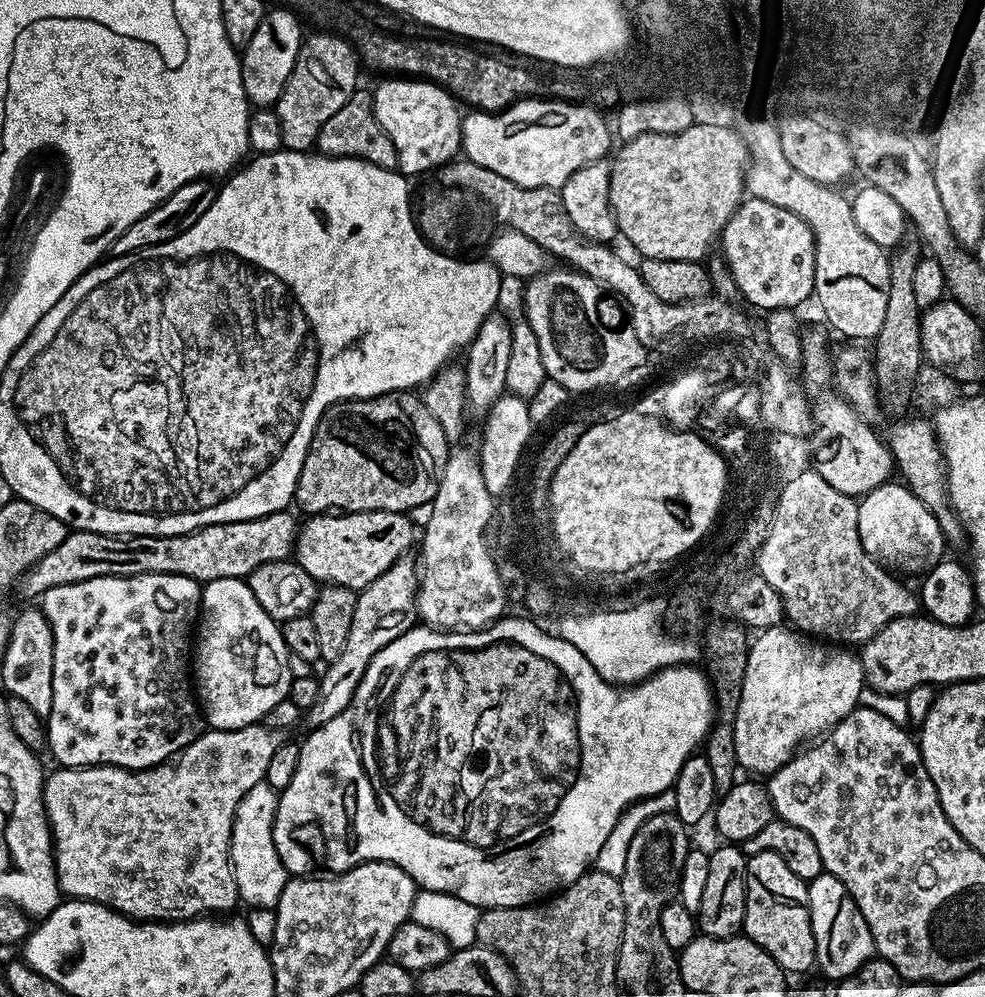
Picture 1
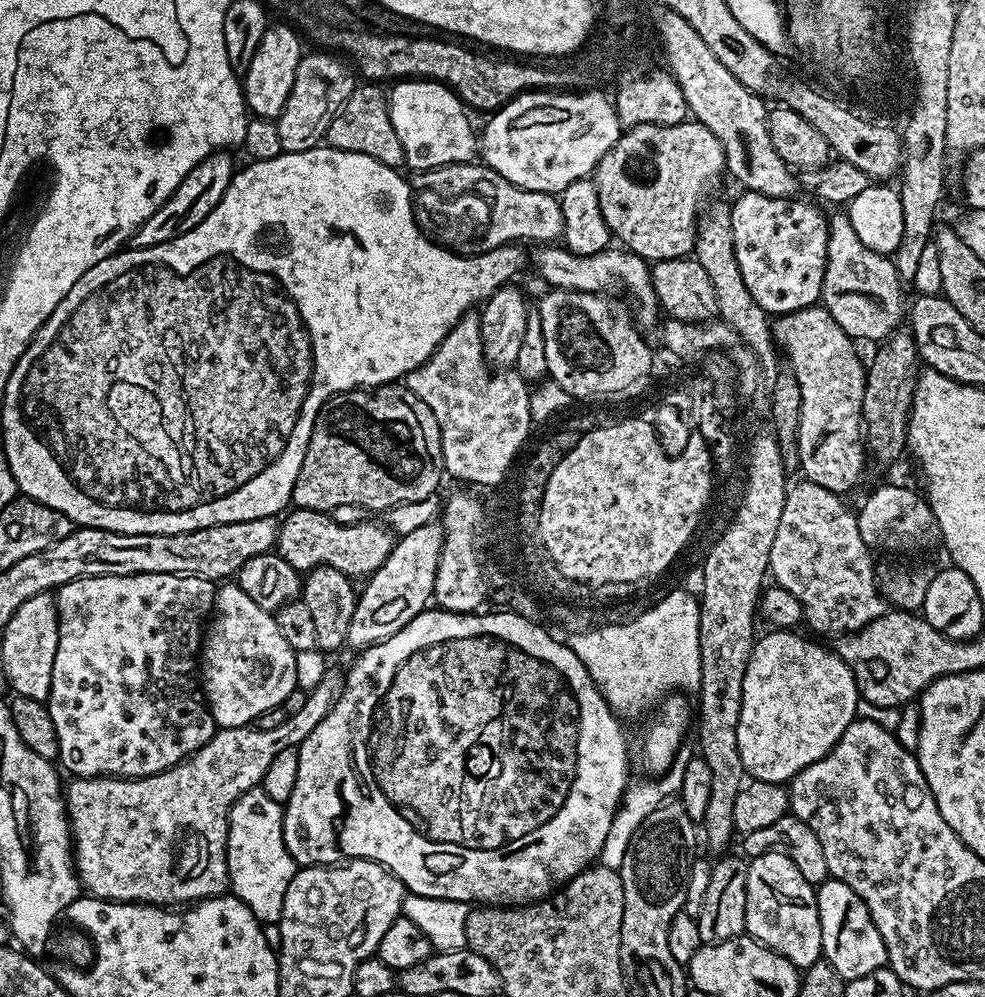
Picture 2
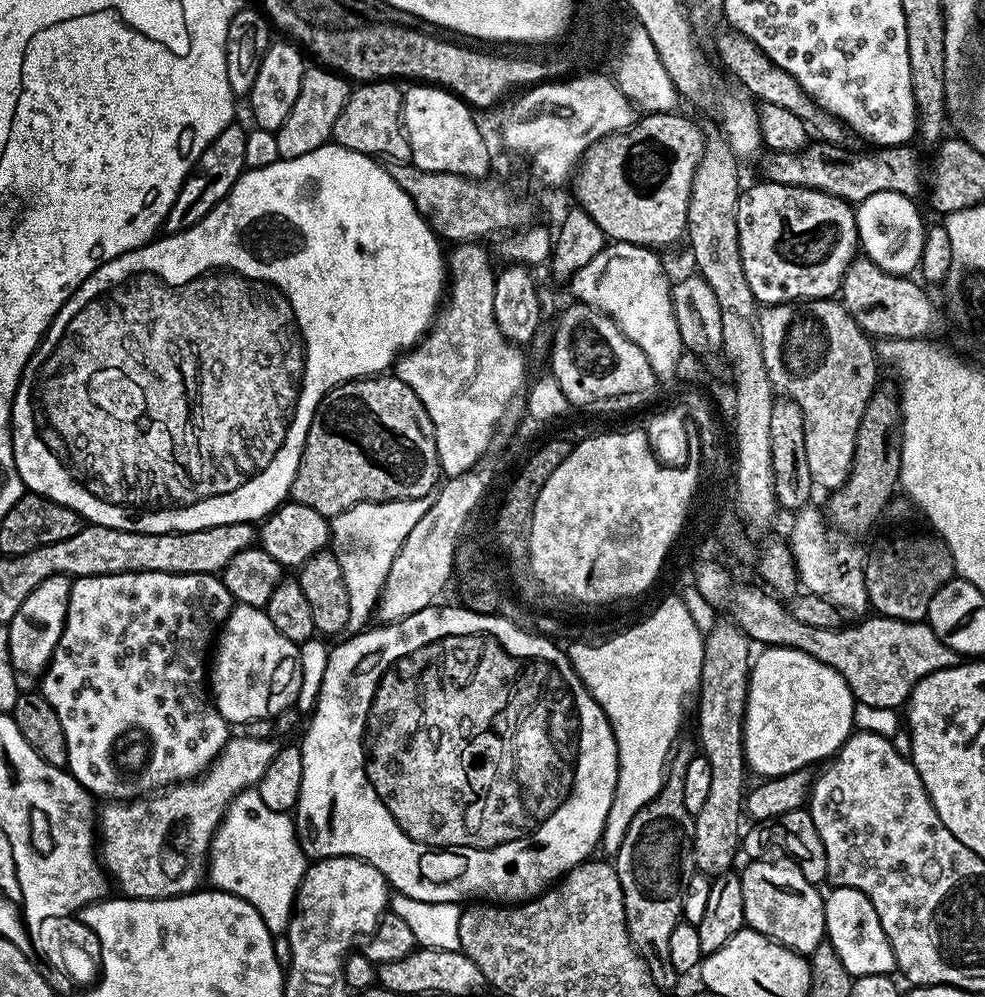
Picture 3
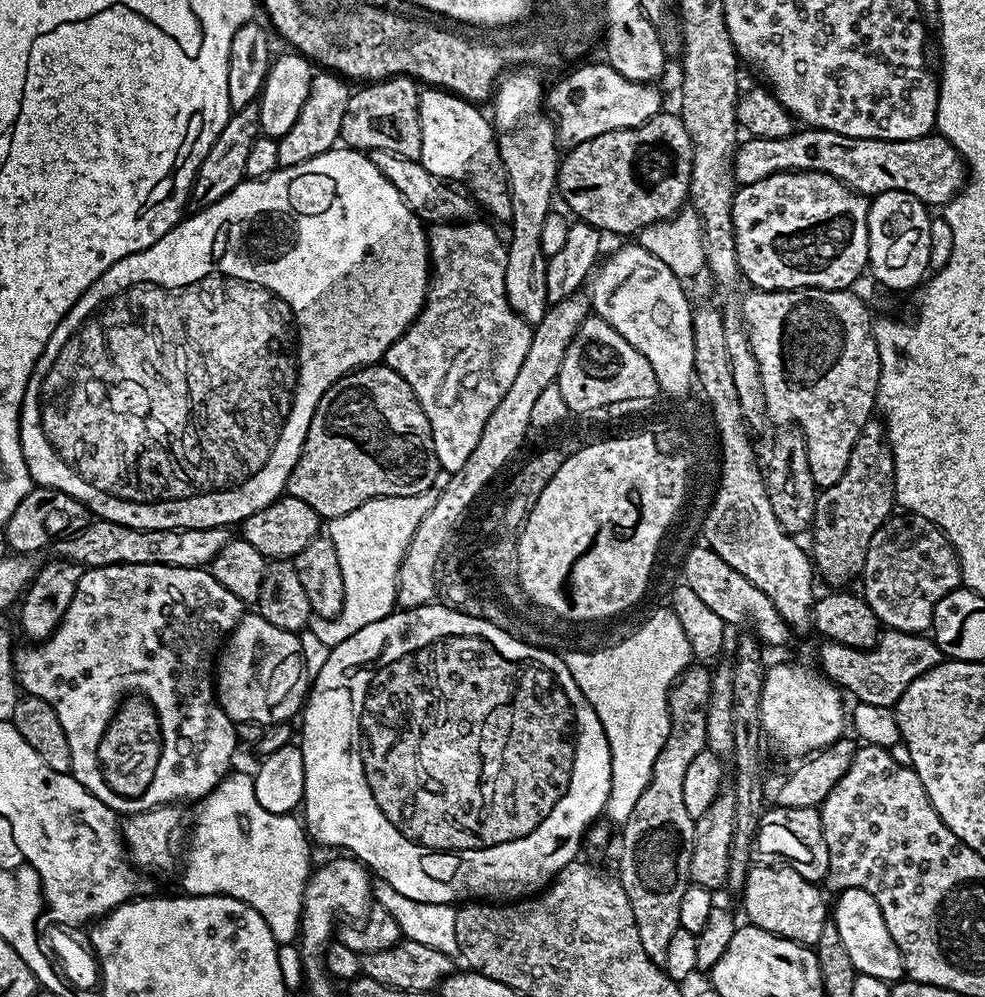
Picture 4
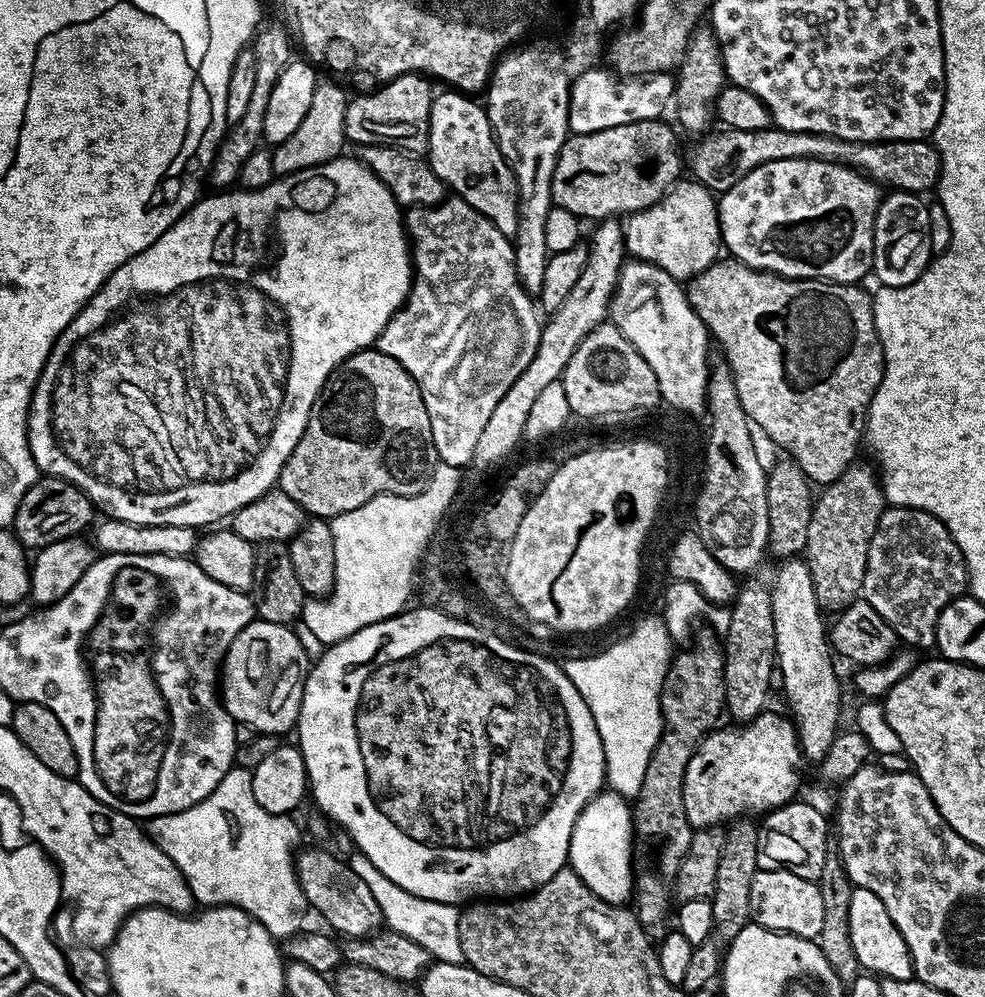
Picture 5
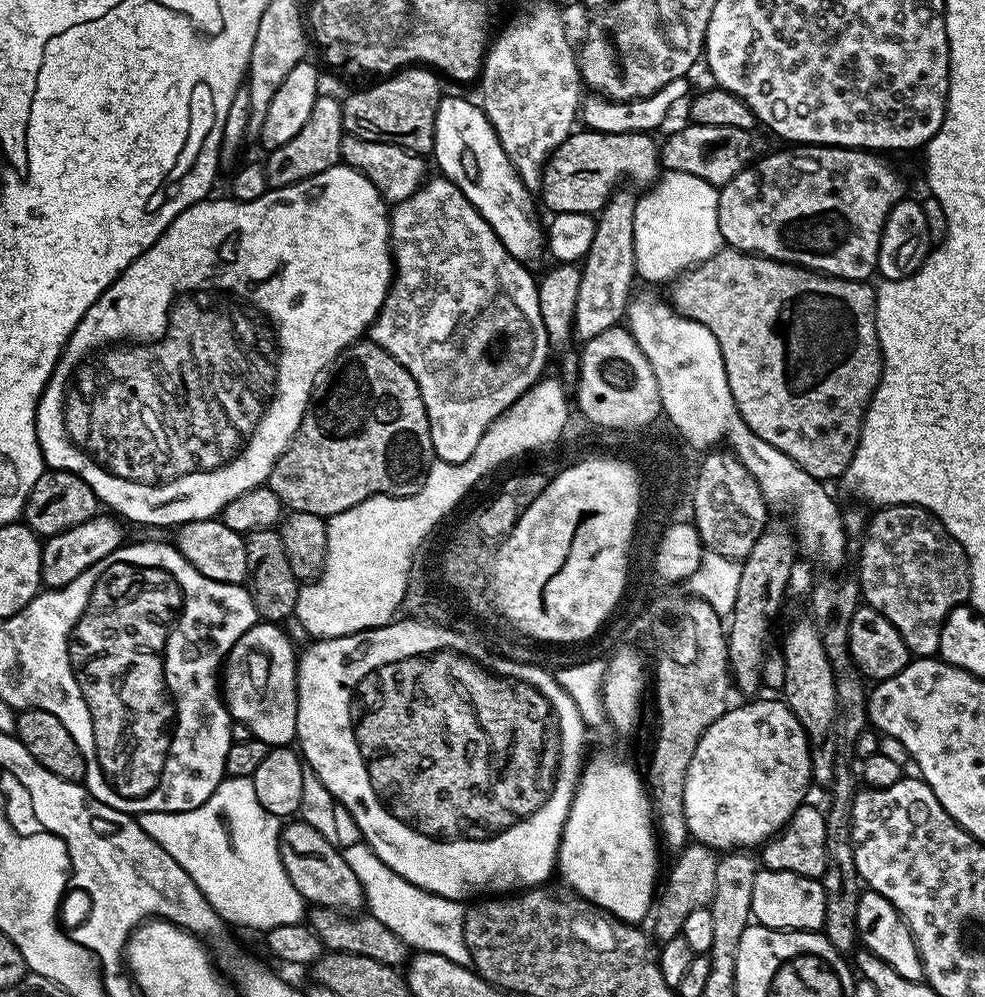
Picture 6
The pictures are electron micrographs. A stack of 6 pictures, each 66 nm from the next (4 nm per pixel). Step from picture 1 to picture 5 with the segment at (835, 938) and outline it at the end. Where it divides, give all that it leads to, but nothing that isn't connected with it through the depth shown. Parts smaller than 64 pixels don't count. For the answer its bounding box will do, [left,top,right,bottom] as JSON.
[849,887,913,980]

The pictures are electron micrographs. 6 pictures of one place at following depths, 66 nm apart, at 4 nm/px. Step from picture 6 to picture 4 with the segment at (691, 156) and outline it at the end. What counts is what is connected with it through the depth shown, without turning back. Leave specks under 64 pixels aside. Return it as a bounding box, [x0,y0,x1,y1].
[734,127,966,206]

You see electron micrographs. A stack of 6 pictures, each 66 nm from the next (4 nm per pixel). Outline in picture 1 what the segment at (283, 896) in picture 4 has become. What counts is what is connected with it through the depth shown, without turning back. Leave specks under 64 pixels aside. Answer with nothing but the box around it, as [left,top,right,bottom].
[232,782,290,909]

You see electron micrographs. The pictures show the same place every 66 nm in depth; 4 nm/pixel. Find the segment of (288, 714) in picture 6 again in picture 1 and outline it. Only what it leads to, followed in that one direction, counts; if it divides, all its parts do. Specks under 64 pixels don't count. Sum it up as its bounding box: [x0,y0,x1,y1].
[194,576,294,730]

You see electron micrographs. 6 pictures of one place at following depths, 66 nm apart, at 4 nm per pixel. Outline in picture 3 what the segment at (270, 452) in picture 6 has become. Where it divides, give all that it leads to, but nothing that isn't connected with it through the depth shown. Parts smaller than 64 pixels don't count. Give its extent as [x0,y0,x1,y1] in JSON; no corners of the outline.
[12,146,442,534]

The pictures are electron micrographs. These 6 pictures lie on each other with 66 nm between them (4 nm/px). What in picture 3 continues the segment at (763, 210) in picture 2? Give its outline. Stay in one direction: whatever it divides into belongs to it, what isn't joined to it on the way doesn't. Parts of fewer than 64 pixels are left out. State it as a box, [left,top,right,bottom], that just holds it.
[738,184,858,305]

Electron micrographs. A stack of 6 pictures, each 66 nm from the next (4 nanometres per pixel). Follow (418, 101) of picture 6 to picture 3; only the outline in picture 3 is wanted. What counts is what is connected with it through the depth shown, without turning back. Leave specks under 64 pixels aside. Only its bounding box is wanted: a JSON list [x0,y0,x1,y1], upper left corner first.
[332,82,412,161]

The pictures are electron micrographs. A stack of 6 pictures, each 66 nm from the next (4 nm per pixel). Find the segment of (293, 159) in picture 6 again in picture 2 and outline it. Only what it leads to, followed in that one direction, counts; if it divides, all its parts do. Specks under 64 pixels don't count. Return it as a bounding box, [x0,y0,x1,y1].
[275,50,356,152]

